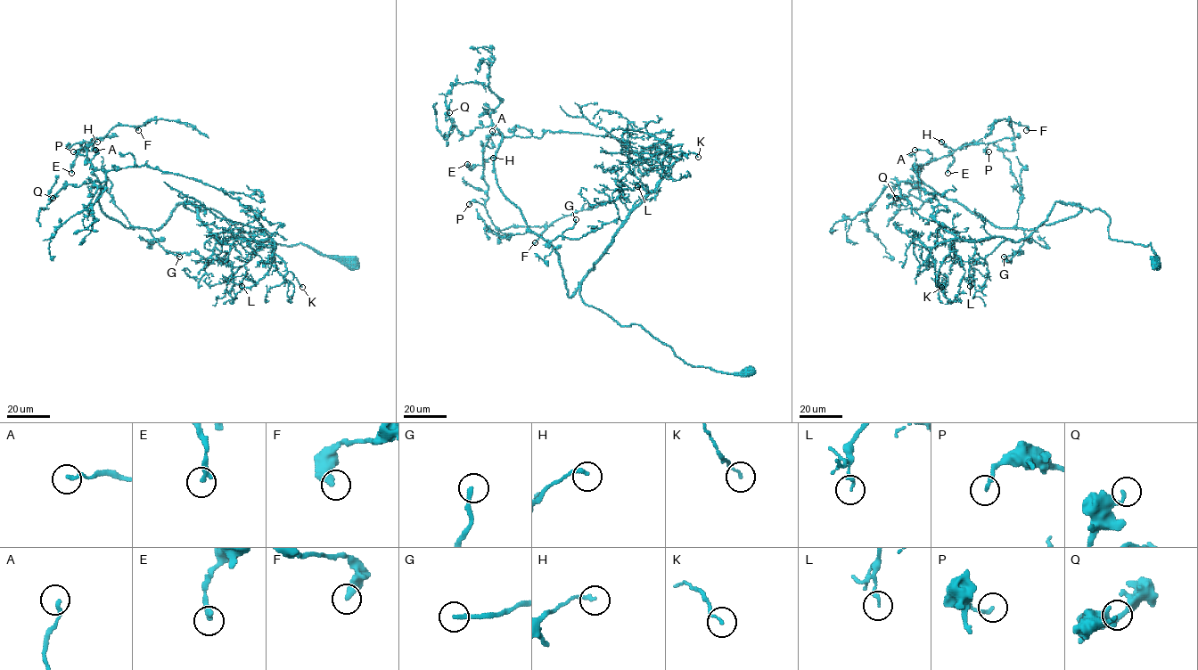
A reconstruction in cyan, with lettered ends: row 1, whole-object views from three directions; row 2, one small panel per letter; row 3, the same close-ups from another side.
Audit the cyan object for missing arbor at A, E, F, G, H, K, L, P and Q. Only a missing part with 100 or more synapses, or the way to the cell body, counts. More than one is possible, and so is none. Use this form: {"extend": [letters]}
{"extend": ["G"]}

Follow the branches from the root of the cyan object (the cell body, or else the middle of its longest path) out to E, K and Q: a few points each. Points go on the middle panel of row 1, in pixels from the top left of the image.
E: (746, 370), (693, 366), (579, 288), (569, 297), (556, 250), (497, 183), (502, 135), (467, 164)
K: (746, 370), (686, 363), (640, 324), (620, 325), (580, 296), (581, 280), (668, 166), (698, 157)
Q: (746, 370), (693, 366), (579, 288), (569, 297), (556, 250), (497, 183), (502, 134), (463, 135), (449, 112)

